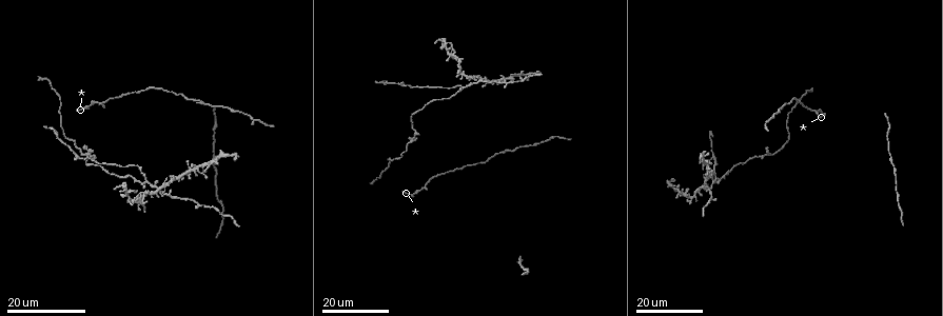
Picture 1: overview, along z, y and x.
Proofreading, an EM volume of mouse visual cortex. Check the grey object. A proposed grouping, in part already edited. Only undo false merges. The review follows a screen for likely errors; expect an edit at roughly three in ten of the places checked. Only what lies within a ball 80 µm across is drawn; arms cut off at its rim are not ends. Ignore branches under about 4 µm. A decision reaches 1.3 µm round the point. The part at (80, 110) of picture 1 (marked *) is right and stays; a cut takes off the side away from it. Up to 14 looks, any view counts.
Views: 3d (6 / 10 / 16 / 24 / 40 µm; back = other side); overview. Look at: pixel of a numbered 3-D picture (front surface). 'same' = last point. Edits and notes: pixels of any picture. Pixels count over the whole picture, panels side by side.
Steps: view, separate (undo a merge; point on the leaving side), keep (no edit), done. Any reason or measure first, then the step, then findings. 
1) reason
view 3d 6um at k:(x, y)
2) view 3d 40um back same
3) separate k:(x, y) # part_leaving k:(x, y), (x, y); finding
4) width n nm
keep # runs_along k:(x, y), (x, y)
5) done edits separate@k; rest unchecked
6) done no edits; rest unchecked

narrows sharply
view 3d 16um at 1:(785, 124)

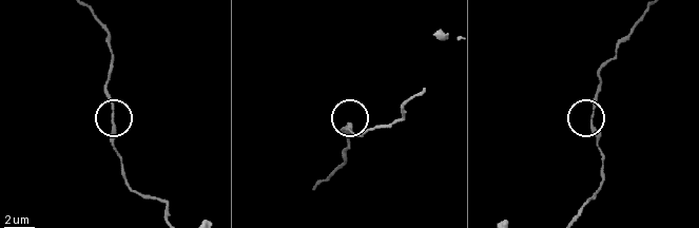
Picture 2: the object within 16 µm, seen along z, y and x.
view 3d 10um at 2:(593, 118)

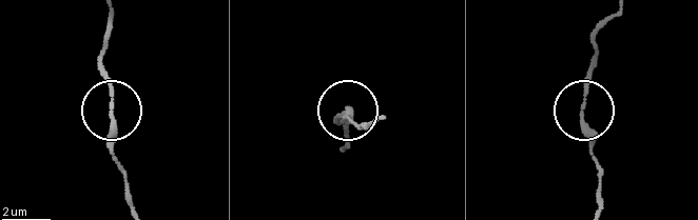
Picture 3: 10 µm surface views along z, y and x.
keep # continuous, no second neuron

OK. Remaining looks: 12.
sudden change in width
view 3d 16um at 1:(75, 154)

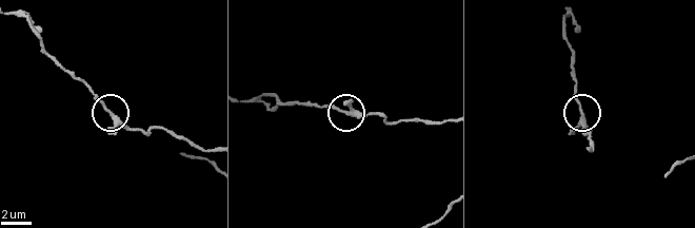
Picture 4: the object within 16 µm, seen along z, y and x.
view 3d 10um at 4:(344, 112)

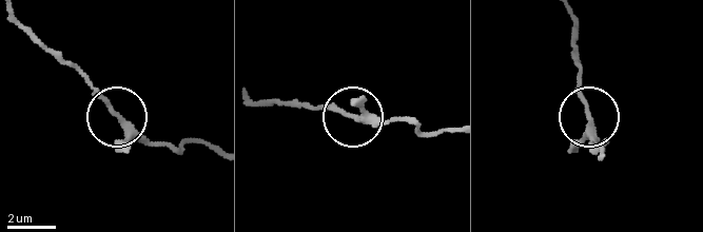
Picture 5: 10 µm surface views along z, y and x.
keep # runs_along 5:(216, 153), (192, 140), (138, 139), (61, 58); all the same neuron

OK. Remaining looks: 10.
a fork
view 3d 24um at 1:(464, 86)

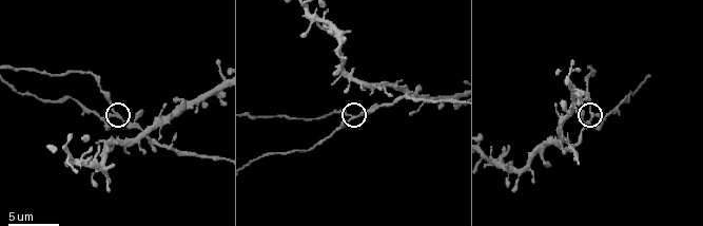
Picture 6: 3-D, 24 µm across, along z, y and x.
view 3d 6um at 6:(116, 115)

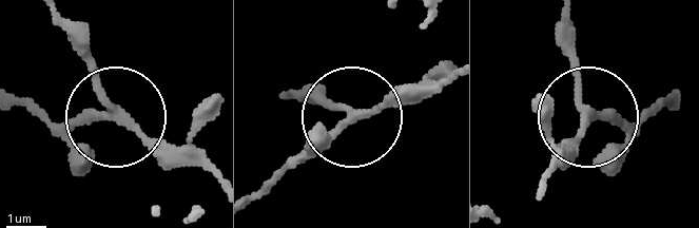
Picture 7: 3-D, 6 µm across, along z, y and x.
side_arm 35 um
keep # runs_along 7:(675, 93), (637, 127), (590, 117), (563, 164); one neuron here

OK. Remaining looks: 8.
three-way junction
view 3d 16um at 1:(508, 81)

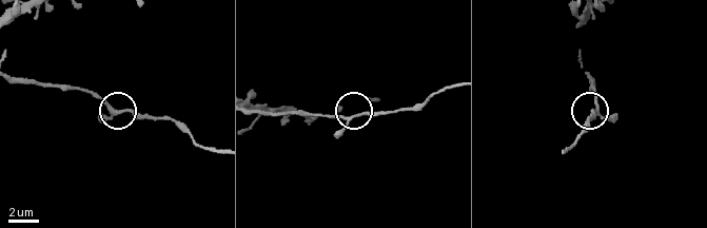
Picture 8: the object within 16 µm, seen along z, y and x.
view 3d 10um at 8:(114, 110)

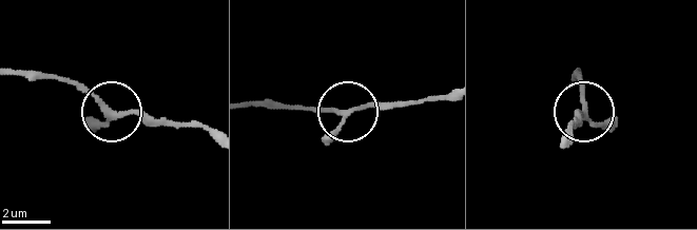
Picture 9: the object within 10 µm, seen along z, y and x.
arms 3
keep # one neuron here

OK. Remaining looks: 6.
two arms in line, one across
view 3d 16um at 6:(398, 97)

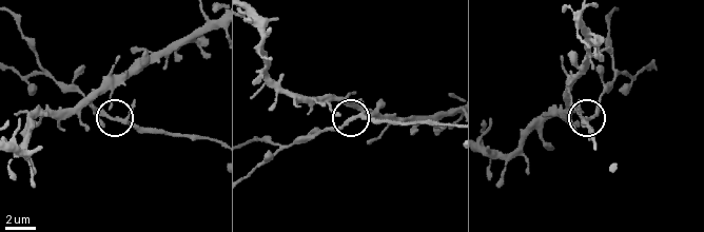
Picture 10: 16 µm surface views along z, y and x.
keep # runs_along 10:(17, 73), (39, 73), (73, 85), (115, 117), (151, 130); all the same neuron

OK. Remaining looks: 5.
view 3d 16um at 1:(408, 193)

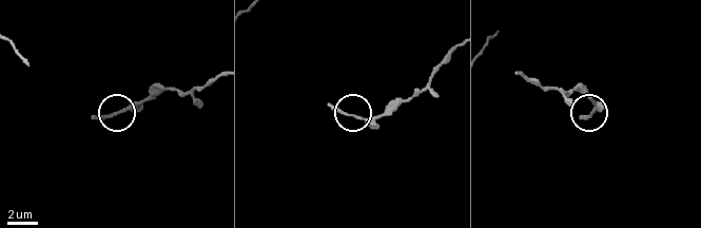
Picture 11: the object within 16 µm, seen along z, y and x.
zoom in
view 3d 6um at 11:(128, 107)

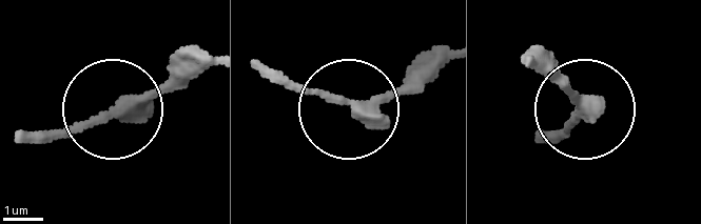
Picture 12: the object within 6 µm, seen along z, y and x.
arms 3
keep # continuous, no second neuron

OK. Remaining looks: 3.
done no edits; rest unchecked

